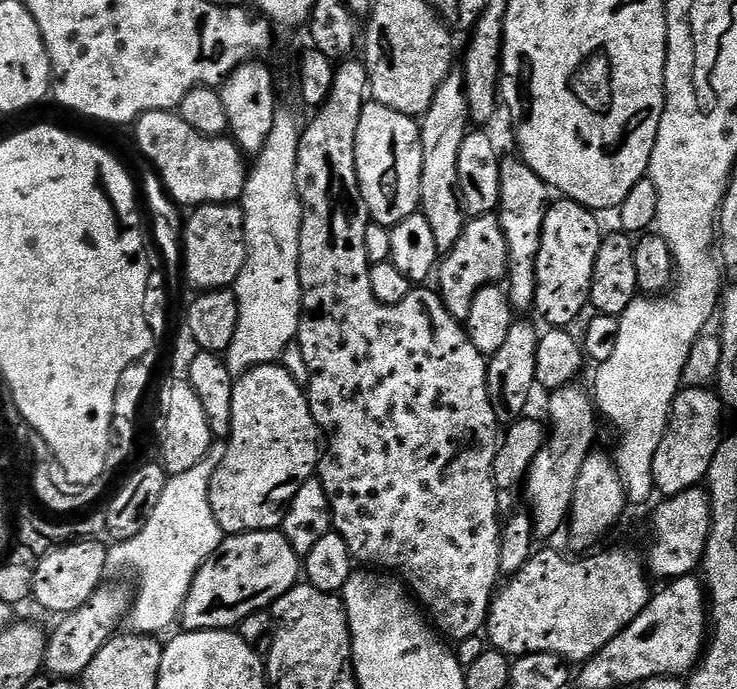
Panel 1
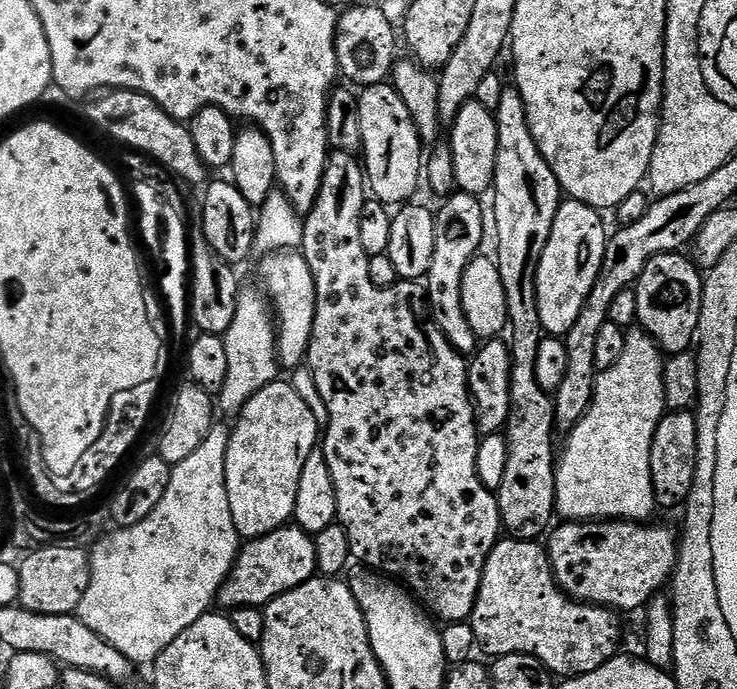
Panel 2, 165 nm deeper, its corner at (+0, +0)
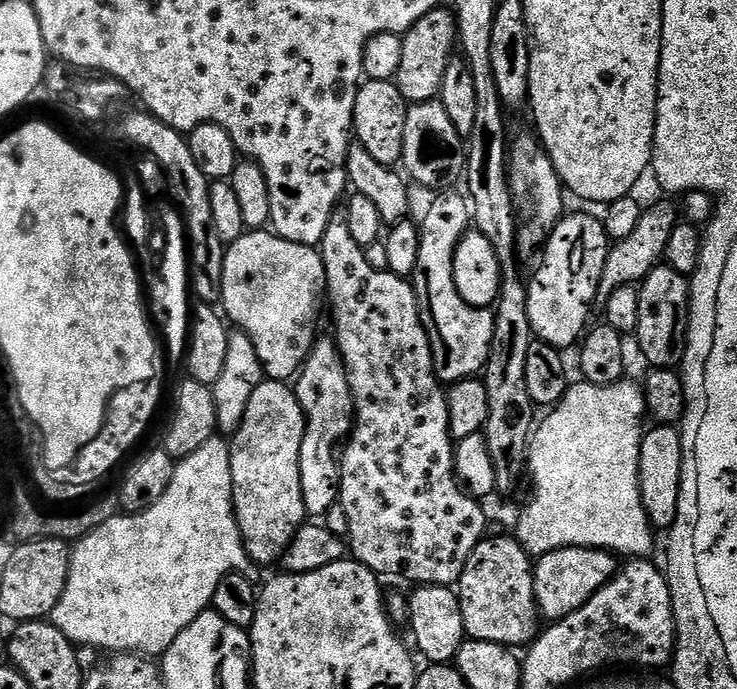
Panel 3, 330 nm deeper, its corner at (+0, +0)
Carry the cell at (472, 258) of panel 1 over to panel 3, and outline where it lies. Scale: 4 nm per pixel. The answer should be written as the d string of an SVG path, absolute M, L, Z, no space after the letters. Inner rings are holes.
M444 190L428 208L424 221L419 221L420 245L418 262L410 277L410 287L418 298L422 326L430 338L434 370L441 384L451 386L460 380L479 377L484 371L490 346L494 342L495 311L492 308L475 308L462 302L462 294L454 286L452 259L456 245L466 231L466 200L456 190Z

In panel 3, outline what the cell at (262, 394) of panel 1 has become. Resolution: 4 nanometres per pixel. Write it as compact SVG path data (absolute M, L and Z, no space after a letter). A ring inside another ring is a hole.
M265 378L246 406L242 426L231 437L232 501L253 565L277 563L306 522L300 477L305 419L295 391L283 380Z

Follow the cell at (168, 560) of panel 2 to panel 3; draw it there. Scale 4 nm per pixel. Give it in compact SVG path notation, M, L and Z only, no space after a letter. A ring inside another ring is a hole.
M223 435L212 436L210 442L198 446L194 454L177 463L166 494L150 510L118 514L102 522L86 539L75 541L66 590L50 617L50 623L58 626L67 640L77 646L105 648L108 654L159 657L194 618L209 611L214 590L218 590L222 578L253 571L232 501L231 453L229 441Z

